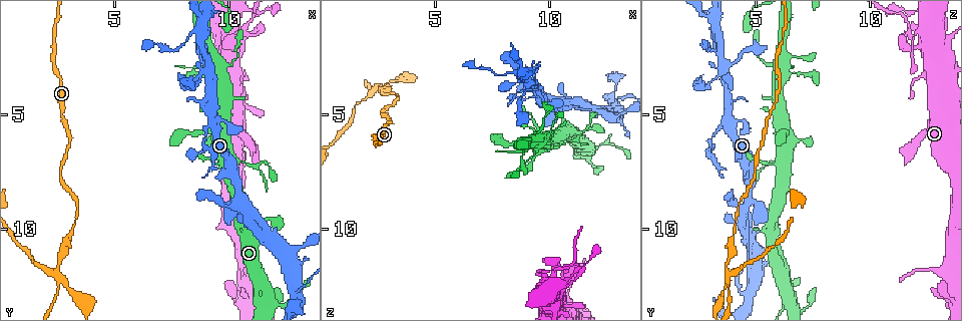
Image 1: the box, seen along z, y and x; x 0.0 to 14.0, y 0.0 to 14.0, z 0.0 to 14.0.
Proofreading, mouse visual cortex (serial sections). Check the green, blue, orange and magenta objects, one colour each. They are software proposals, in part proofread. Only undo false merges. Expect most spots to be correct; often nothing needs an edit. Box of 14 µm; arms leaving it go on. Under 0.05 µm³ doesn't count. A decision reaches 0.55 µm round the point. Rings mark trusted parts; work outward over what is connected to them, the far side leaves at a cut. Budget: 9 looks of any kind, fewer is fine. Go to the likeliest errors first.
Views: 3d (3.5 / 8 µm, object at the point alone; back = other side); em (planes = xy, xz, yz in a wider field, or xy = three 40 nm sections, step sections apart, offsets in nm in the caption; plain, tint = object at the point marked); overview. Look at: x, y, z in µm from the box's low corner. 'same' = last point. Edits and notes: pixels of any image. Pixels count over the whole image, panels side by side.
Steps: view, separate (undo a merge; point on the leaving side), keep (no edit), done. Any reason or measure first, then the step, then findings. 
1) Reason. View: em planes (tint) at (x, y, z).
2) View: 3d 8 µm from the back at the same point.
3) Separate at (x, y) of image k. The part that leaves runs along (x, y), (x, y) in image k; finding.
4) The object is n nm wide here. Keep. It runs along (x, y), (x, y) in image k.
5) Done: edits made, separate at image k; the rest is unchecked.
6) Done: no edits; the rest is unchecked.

Four-way junction. View: 3d 8 µm at (2.4, 11.7, 3.8).

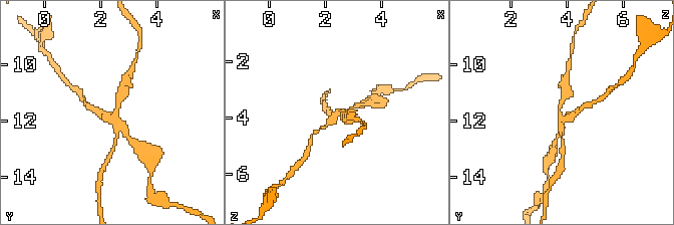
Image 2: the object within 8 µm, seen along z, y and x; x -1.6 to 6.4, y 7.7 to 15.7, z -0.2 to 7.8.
Zoom in. View: 3d 3.5 µm at (2.6, 11.9, 3.7).

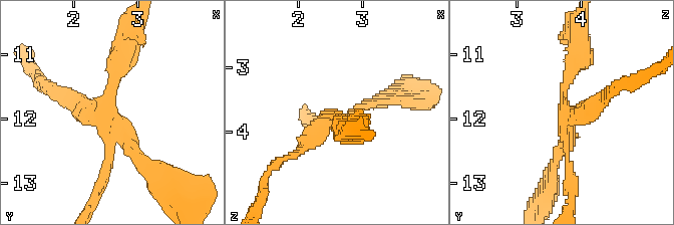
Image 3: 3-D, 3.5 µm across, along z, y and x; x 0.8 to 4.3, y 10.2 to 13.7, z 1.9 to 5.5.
4 arms meet here; the arms are 100, 200, 200, 300 nm wide; need the tissue. View: em xy step 1 (tint) at (2.50, 11.80, 3.75).

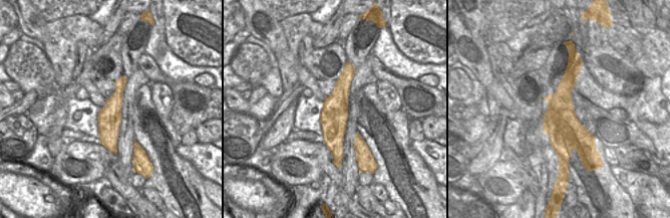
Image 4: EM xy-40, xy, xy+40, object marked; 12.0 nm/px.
Separate at (590, 107) of image 3. The part that leaves runs along (567, 114), (582, 114), (628, 80) in image 3; two cells meet here.

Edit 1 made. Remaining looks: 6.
View: overview.

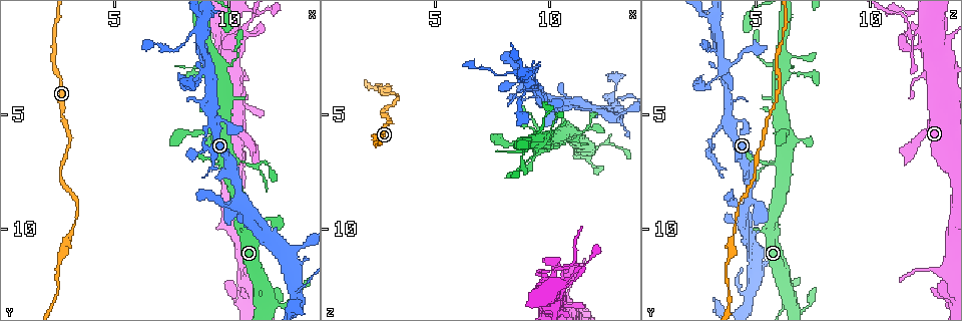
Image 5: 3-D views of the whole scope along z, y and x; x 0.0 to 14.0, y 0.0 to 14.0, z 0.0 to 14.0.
Thin neck. View: 3d 3.5 µm at (9.7, 1.9, 11.9).

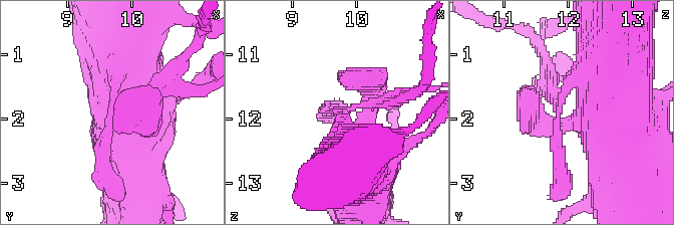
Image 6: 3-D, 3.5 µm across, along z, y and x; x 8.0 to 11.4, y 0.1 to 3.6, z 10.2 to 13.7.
Need the tissue. View: em xy step 2 (tint) at (9.65, 2.00, 11.85).

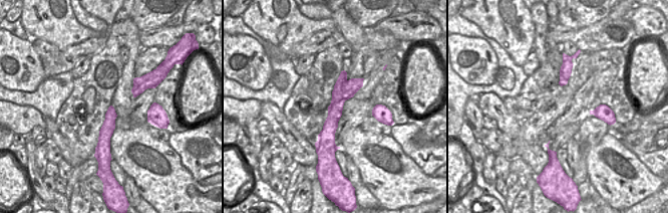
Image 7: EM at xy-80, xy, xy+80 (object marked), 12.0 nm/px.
The object is 260 nm wide here. Separate at (547, 87) of image 6. A border runs along (347, 80), (343, 85), (345, 99) in image 7; a second cell is stuck on.

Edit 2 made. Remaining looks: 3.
A narrow waist. View: 3d 8 µm at (10.8, 7.2, 6.1).

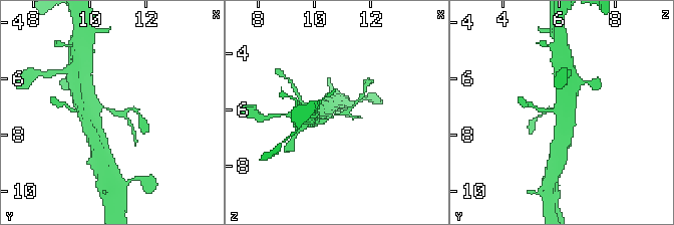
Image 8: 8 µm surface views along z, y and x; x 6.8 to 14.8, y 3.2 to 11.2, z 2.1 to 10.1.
Need the tissue. View: em xy step 1 (tint) at (10.8, 7.2, 6.3).

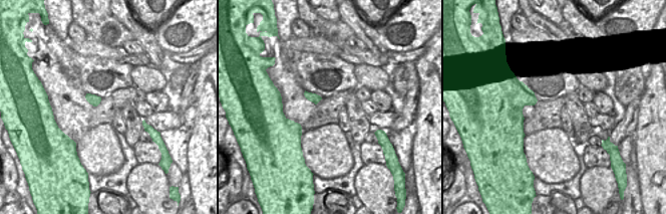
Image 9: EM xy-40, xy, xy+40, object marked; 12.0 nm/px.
Keep. It runs along (310, 118), (344, 114), (360, 97) in image 8; continuous, no second cell.

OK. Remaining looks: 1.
Done: edits made, separate at image 3, separate at image 6; the rest is unchecked.

